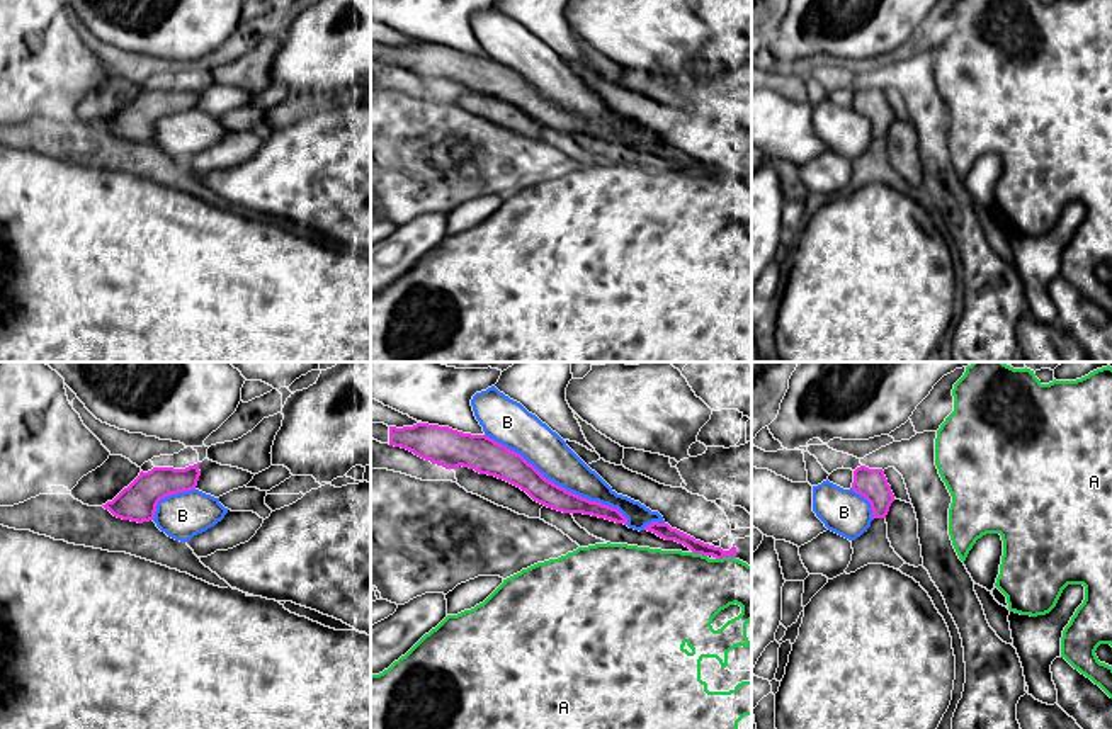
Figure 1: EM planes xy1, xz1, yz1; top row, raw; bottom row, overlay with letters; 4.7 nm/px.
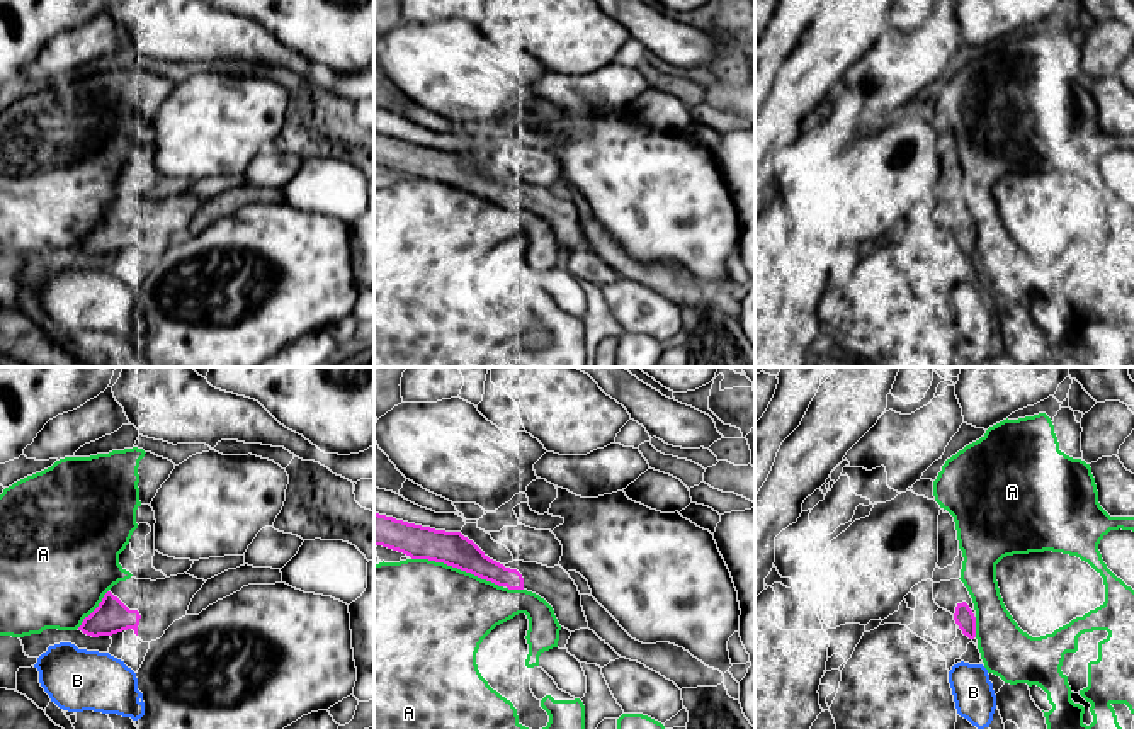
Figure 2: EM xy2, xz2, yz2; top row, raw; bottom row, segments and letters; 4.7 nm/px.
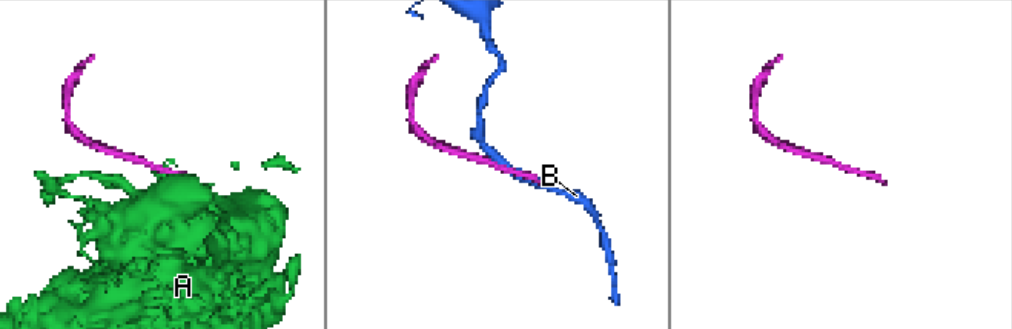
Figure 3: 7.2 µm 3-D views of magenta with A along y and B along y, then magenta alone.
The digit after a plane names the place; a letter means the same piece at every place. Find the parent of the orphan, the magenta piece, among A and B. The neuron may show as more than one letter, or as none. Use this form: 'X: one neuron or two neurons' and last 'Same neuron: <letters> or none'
A: two neurons
B: two neurons
Same neuron: none

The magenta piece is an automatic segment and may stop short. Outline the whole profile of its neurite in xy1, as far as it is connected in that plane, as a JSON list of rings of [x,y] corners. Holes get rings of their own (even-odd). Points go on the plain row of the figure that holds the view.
[[[199,82],[185,88],[153,87],[148,92],[141,90],[128,107],[102,126],[122,139],[150,141],[155,138],[160,119],[196,109],[199,95]]]

